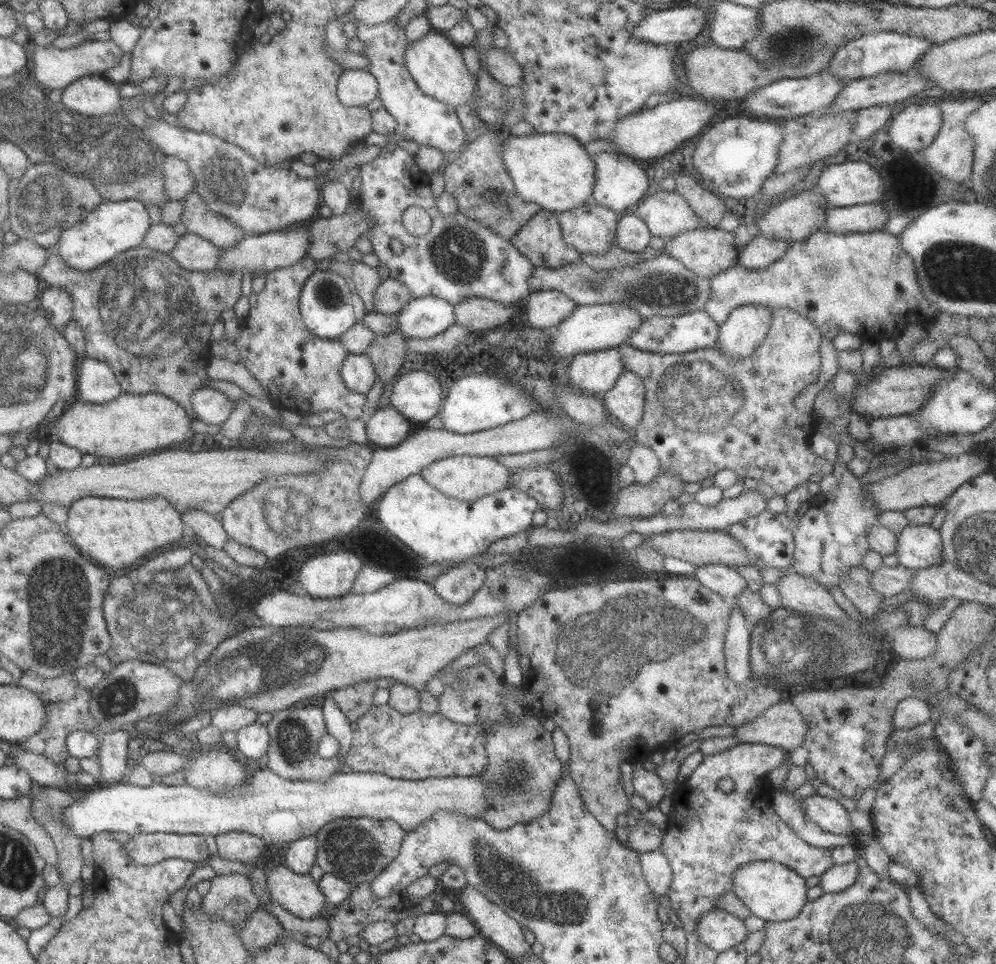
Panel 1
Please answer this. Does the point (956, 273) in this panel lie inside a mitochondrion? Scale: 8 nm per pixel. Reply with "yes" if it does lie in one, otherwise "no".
yes

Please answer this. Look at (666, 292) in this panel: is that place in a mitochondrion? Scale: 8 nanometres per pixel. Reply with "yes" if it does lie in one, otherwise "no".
yes

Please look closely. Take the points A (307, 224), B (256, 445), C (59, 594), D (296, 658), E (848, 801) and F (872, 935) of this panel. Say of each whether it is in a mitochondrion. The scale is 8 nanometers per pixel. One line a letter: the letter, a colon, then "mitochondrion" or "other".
A: other
B: other
C: mitochondrion
D: mitochondrion
E: other
F: mitochondrion

